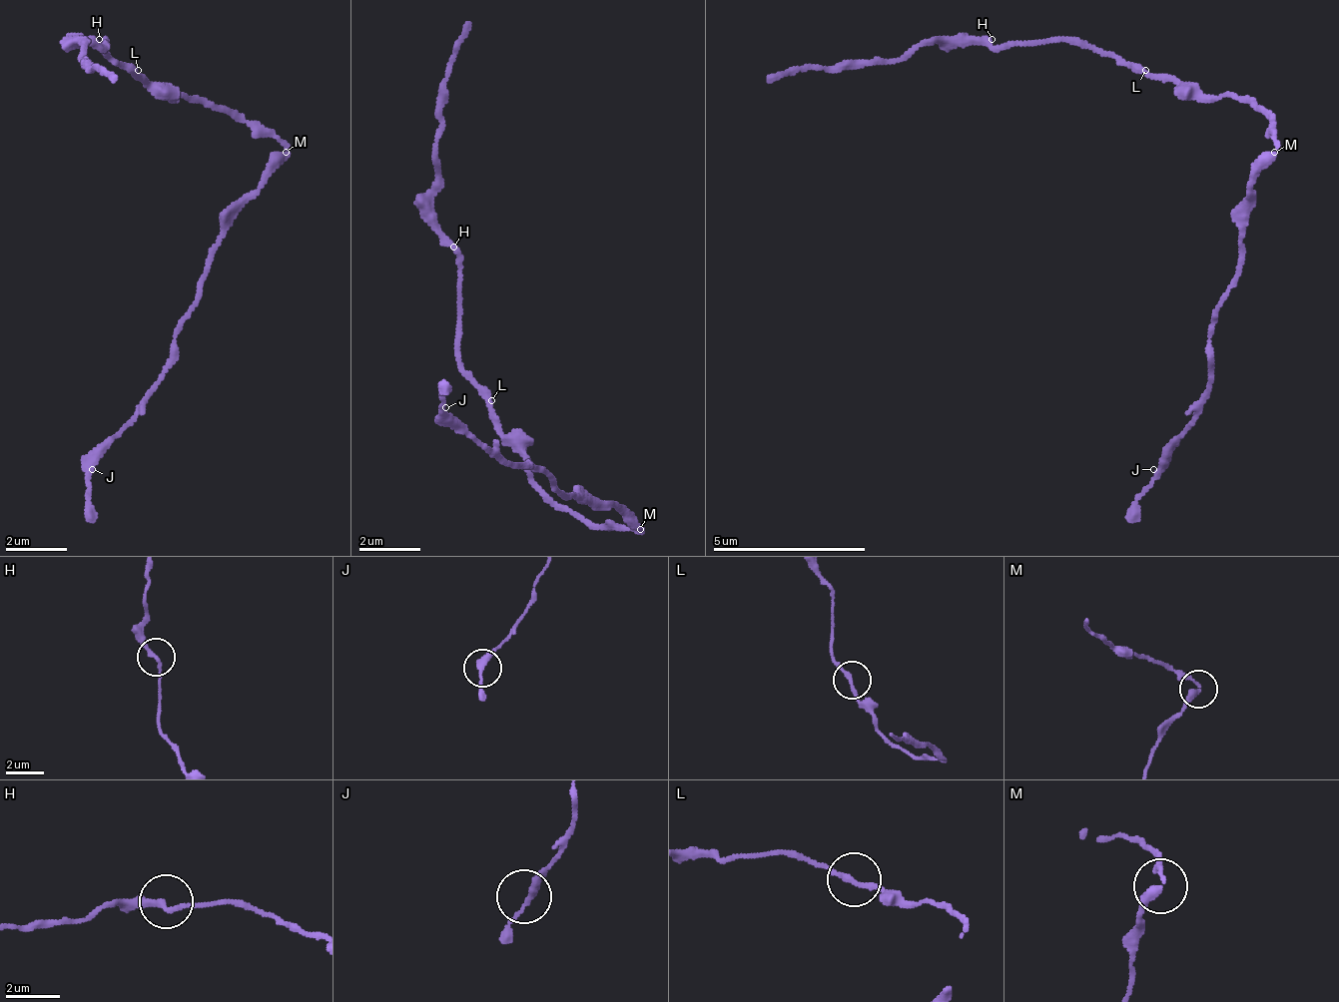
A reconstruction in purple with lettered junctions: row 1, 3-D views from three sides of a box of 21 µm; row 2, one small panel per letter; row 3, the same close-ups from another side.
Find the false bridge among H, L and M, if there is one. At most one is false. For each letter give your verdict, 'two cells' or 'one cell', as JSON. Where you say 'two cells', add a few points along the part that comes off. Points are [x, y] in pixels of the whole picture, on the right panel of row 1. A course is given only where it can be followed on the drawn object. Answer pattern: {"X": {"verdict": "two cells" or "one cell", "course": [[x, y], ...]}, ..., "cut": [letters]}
{"H": {"verdict": "one cell"}, "L": {"verdict": "one cell"}, "M": {"verdict": "two cells", "course": [[1276, 154], [1245, 224], [1207, 361], [1199, 415], [1153, 469], [1130, 523]]}, "cut": ["M"]}

